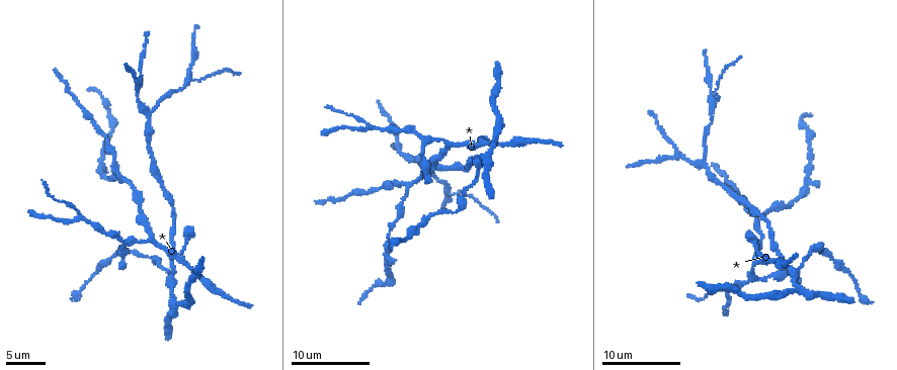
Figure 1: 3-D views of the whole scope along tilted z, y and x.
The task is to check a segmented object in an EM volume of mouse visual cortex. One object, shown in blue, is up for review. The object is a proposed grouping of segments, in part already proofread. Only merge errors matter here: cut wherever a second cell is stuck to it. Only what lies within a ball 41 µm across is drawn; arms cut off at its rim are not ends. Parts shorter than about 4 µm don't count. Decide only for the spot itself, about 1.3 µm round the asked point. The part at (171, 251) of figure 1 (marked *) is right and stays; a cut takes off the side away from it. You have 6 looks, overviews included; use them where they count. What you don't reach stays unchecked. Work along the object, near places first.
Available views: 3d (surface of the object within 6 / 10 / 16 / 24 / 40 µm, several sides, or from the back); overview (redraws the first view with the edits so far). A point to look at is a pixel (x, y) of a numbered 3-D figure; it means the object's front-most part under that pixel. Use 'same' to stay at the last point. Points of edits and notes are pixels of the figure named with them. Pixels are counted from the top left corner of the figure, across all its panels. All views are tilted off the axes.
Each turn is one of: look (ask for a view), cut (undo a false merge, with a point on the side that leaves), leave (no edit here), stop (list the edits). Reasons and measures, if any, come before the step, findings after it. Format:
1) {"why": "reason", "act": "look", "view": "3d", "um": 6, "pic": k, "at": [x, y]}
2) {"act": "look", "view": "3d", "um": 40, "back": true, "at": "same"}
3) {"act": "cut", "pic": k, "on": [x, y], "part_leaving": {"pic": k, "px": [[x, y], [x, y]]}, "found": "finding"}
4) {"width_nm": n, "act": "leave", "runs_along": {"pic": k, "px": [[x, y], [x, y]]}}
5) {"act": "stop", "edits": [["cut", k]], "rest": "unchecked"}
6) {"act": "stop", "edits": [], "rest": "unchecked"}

{"why": "three-way junction", "act": "look", "view": "3d", "um": 10, "pic": 1, "at": [373, 128]}

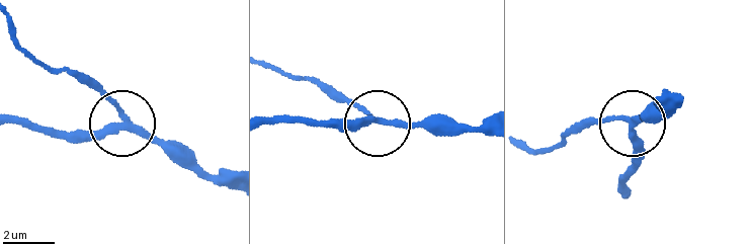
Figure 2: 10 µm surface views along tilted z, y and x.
{"width_nm": 180, "act": "cut", "pic": 2, "on": [107, 94], "part_leaving": {"pic": 2, "px": [[128, 122], [102, 94], [31, 59], [11, 23]]}, "found": "two cells meet here"}

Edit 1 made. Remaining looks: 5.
{"act": "look", "view": "overview"}

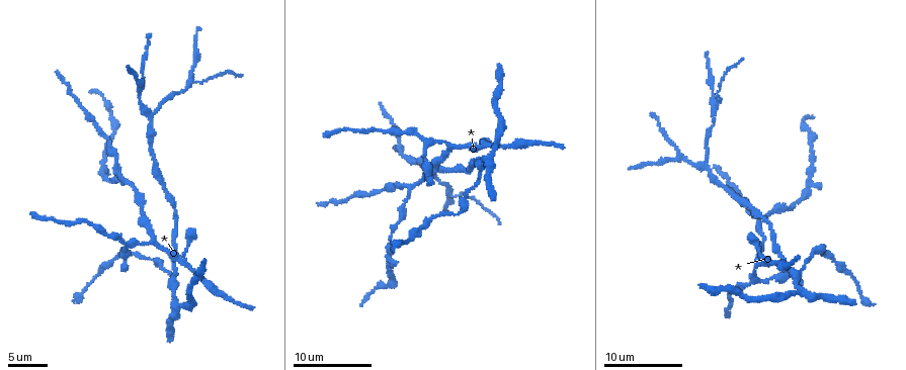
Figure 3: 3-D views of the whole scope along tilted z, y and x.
{"act": "look", "view": "3d", "um": 16, "pic": 3, "at": [153, 115]}

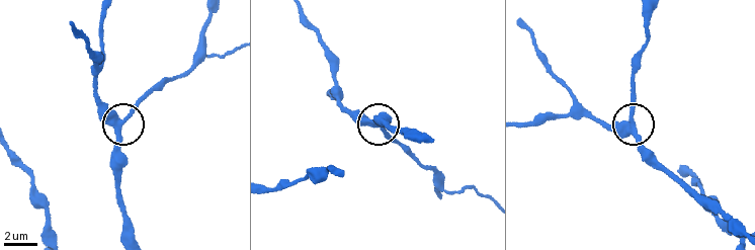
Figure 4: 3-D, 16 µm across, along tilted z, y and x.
{"why": "closer look", "act": "look", "view": "3d", "um": 6, "pic": 4, "at": [121, 123]}

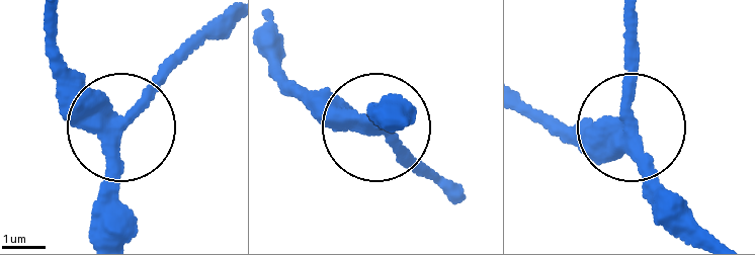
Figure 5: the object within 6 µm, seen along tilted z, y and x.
{"side_arm_um": 12, "act": "leave", "runs_along": {"pic": 5, "px": [[709, 231], [665, 186], [636, 133], [593, 144], [534, 124]]}, "found": "one cell here"}

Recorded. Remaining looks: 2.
{"why": "side arm on a straight run", "act": "look", "view": "3d", "um": 10, "pic": 3, "at": [398, 145]}

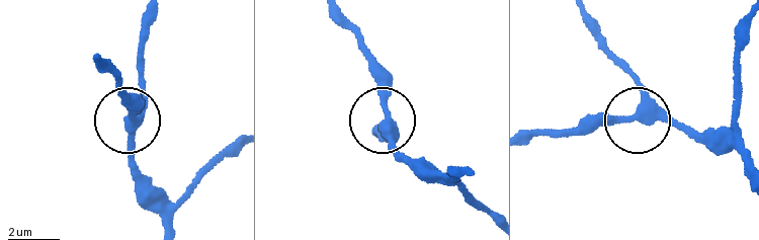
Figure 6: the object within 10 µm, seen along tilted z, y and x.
{"act": "look", "view": "3d", "um": 10, "back": true, "pic": 6, "at": [642, 113]}

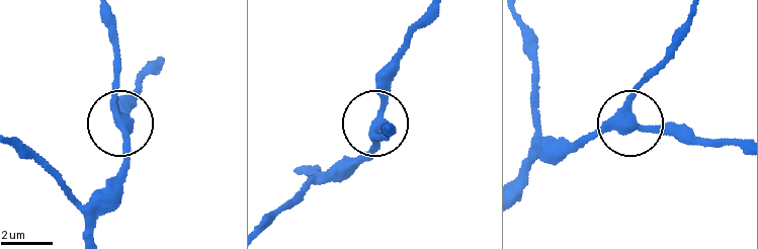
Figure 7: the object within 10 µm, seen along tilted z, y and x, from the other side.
{"side_arm_um": 7, "act": "leave", "runs_along": {"pic": 7, "px": [[523, 167], [630, 120], [633, 94], [650, 67]]}, "found": "one cell here"}

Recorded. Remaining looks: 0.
{"act": "stop", "edits": [["cut", 2]], "rest": "unchecked"}

